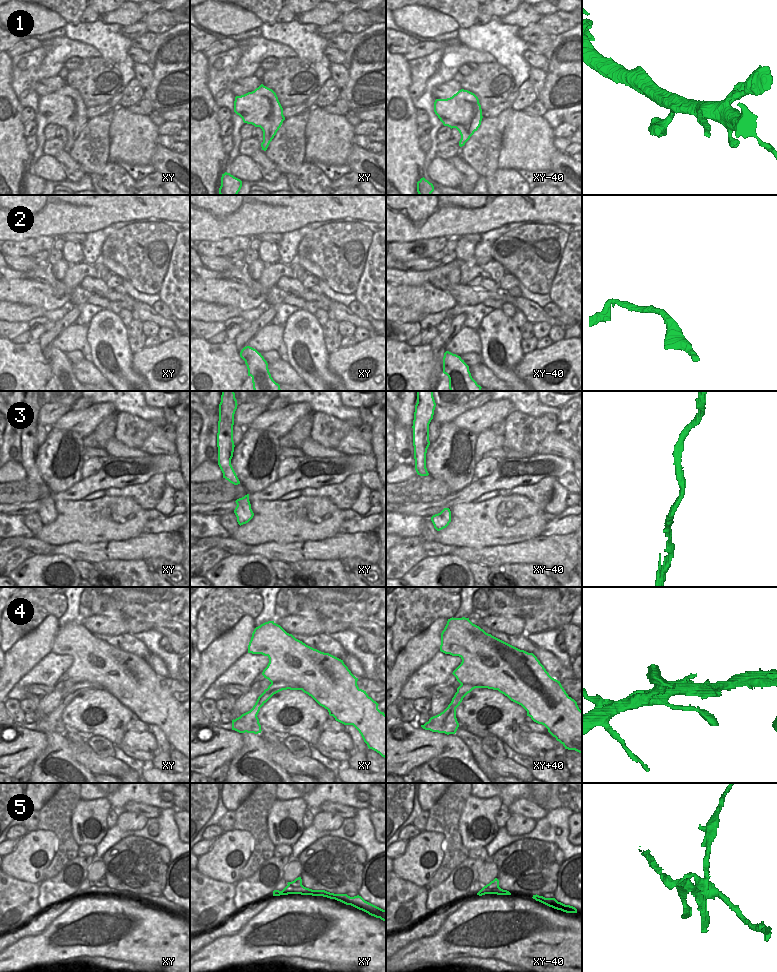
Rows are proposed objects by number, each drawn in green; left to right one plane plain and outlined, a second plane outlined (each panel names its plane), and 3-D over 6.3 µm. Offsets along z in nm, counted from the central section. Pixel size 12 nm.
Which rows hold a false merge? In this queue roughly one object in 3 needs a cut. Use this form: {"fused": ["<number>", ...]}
{"fused": ["4", "5"]}

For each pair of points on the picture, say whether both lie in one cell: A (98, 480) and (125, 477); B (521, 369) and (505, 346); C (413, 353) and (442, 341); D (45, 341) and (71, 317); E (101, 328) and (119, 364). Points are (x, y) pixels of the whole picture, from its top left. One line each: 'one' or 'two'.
A: one
B: two
C: two
D: one
E: one

